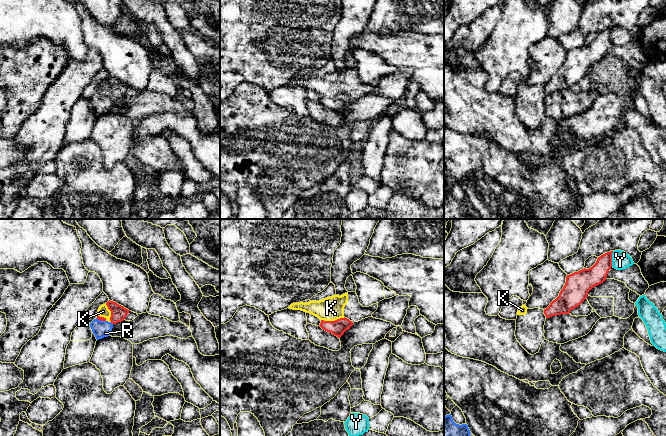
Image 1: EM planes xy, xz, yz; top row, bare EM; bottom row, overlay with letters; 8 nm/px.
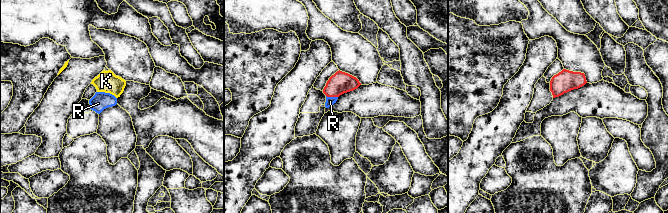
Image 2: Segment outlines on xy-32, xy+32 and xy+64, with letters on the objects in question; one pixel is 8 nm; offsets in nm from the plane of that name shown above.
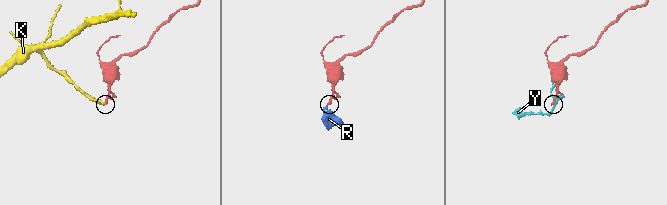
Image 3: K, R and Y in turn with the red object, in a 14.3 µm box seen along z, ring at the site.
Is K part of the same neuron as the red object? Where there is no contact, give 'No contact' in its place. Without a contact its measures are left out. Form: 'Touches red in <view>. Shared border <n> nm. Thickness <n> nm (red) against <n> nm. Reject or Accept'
Touches red in xz. Shared border 190 nm. Thickness 120 nm (red) against 190 nm. Reject

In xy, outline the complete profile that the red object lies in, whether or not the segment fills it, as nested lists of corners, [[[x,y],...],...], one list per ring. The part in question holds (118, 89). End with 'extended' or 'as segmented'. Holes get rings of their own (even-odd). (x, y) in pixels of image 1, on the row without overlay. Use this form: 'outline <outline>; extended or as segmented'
outline [[[109,76],[106,81],[111,87],[110,97],[108,98],[106,94],[97,92],[97,94],[90,99],[92,108],[97,116],[108,113],[112,107],[113,101],[123,97],[129,89],[128,85],[116,78]]]; extended

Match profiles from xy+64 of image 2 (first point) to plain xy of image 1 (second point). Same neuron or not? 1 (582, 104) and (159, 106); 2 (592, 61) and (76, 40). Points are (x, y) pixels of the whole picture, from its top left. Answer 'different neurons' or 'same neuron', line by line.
1: same neuron
2: different neurons

